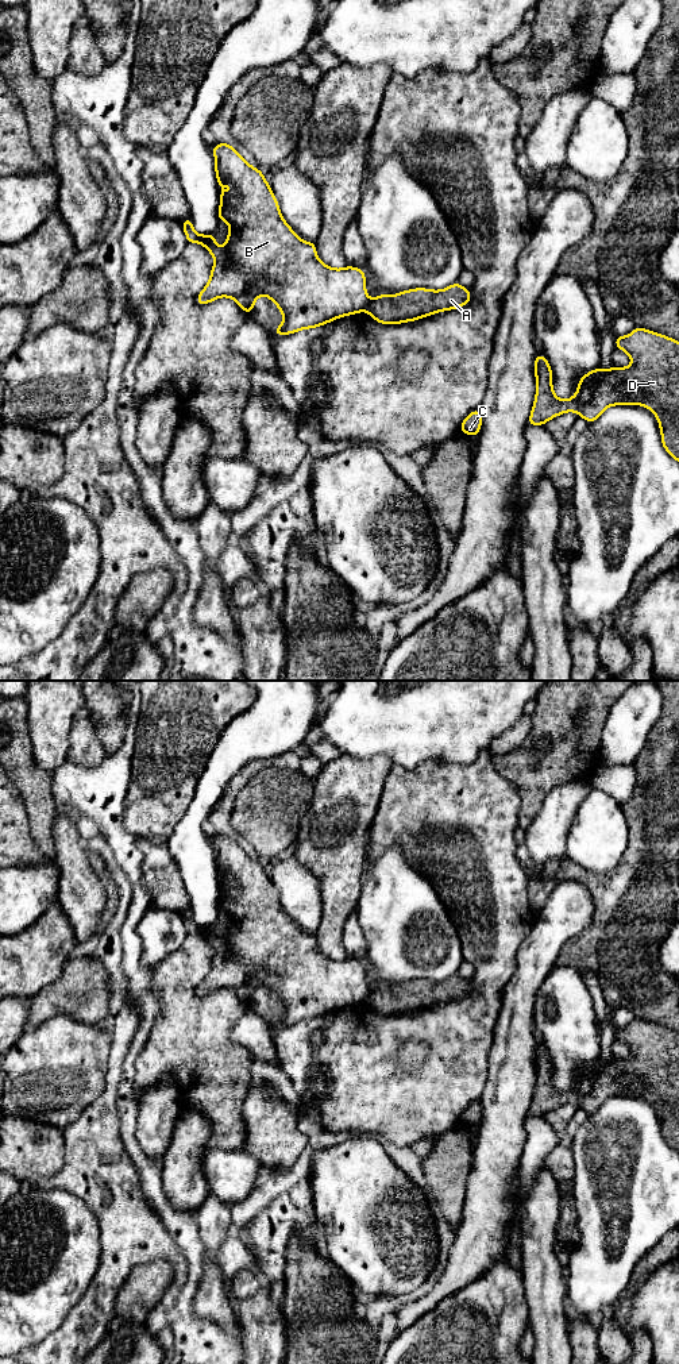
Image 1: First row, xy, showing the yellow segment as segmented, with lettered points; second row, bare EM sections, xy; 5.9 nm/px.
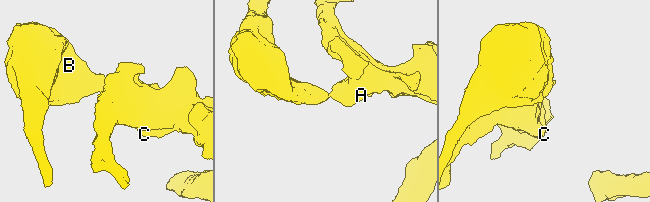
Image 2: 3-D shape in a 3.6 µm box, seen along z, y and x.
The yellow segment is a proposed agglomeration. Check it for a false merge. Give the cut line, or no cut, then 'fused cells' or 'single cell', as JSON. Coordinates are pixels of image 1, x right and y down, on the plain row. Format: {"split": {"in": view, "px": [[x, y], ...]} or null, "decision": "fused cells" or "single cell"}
{"split": {"in": "xy", "px": [[370, 991], [363, 1001]]}, "decision": "fused cells"}

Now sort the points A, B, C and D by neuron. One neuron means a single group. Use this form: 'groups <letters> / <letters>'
groups A C D / B

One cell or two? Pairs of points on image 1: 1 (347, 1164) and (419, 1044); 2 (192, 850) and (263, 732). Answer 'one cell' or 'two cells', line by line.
1: two cells
2: one cell

